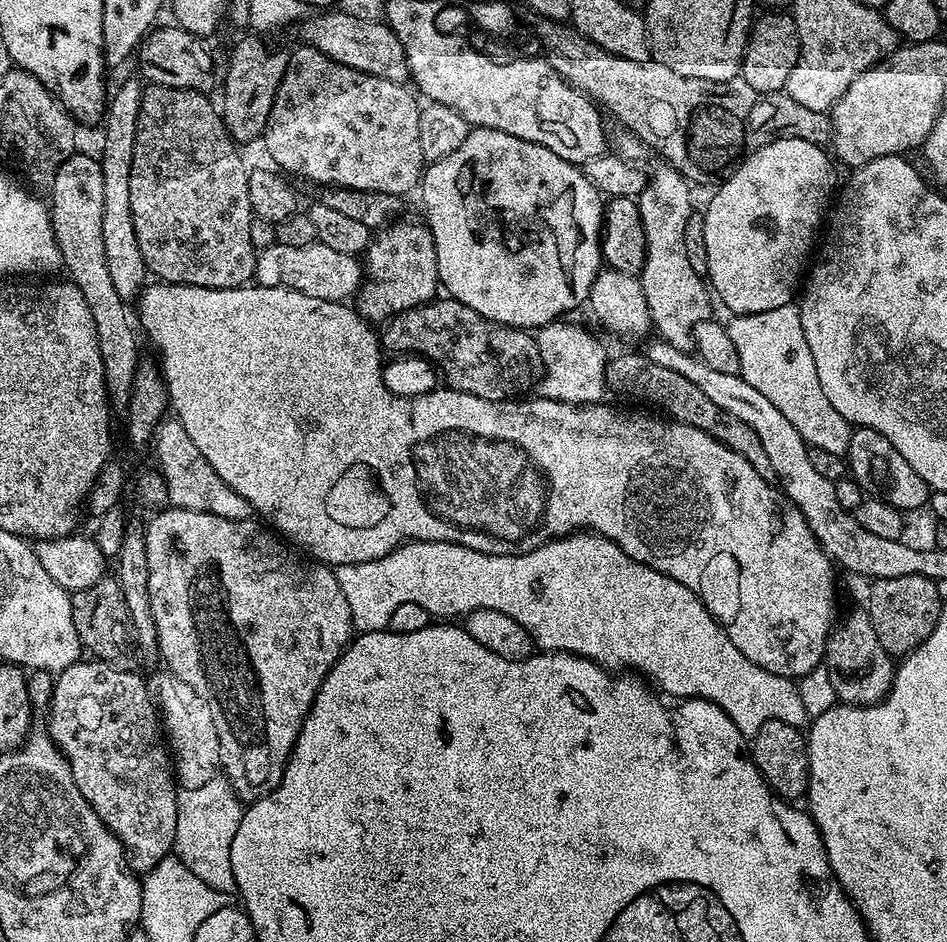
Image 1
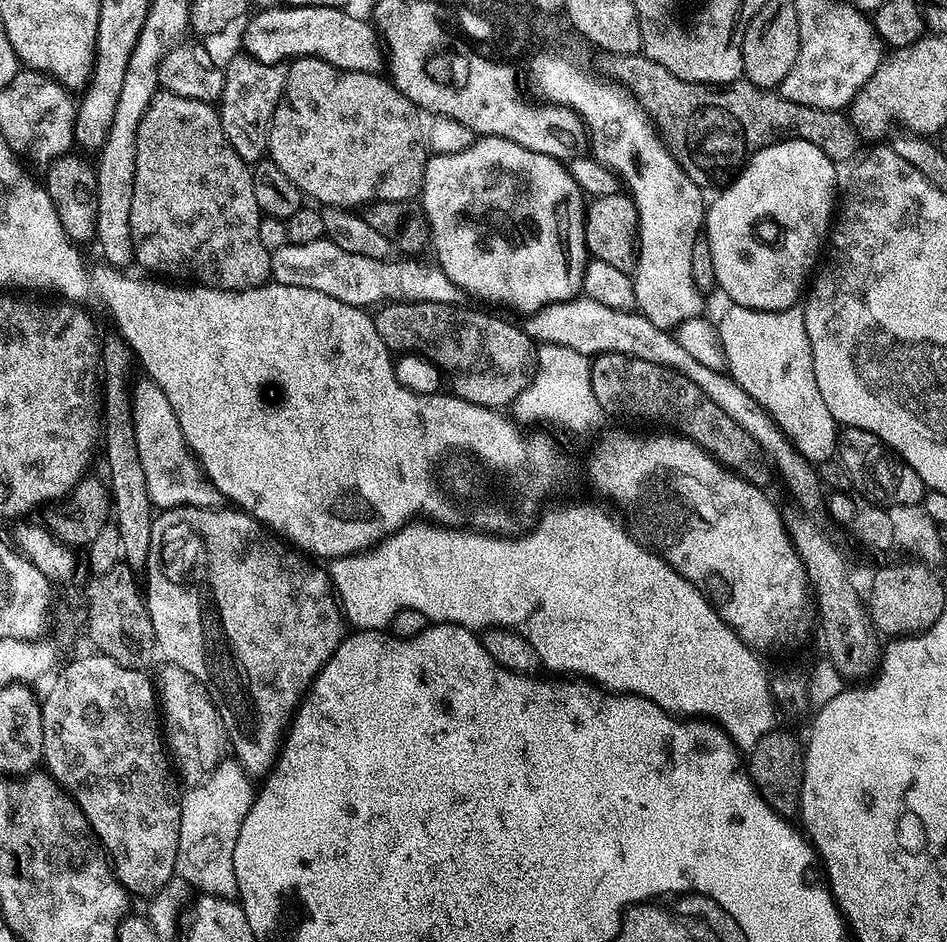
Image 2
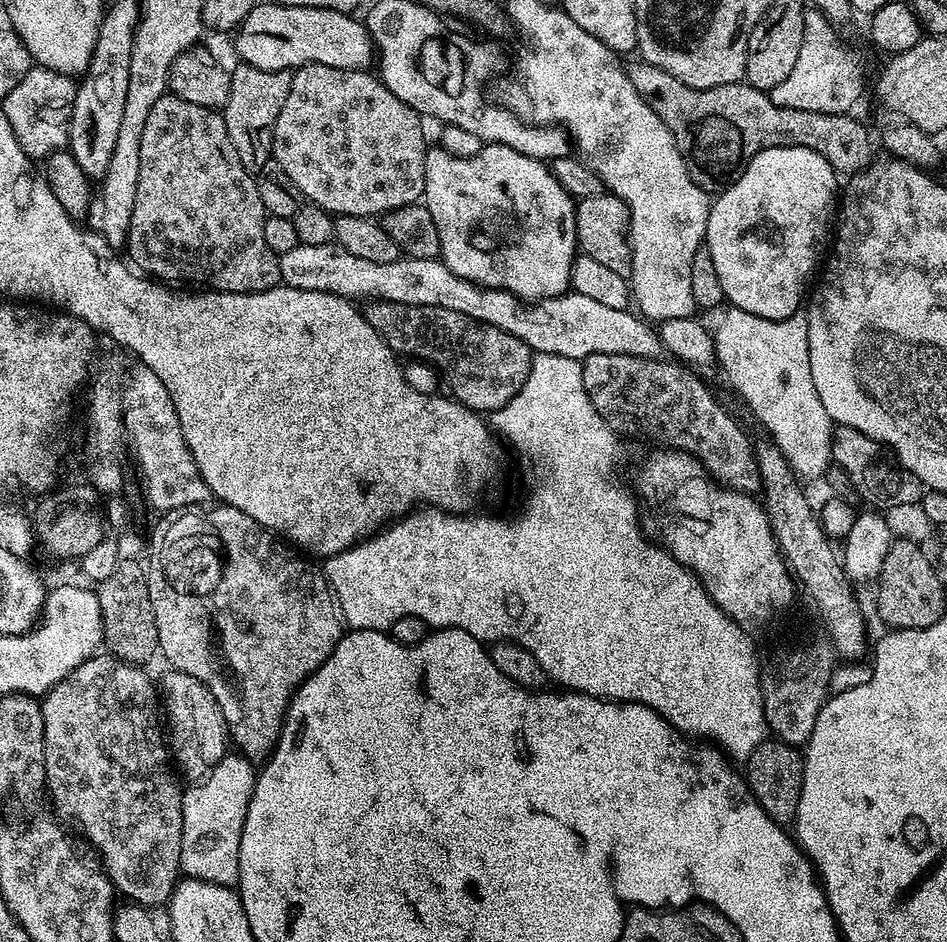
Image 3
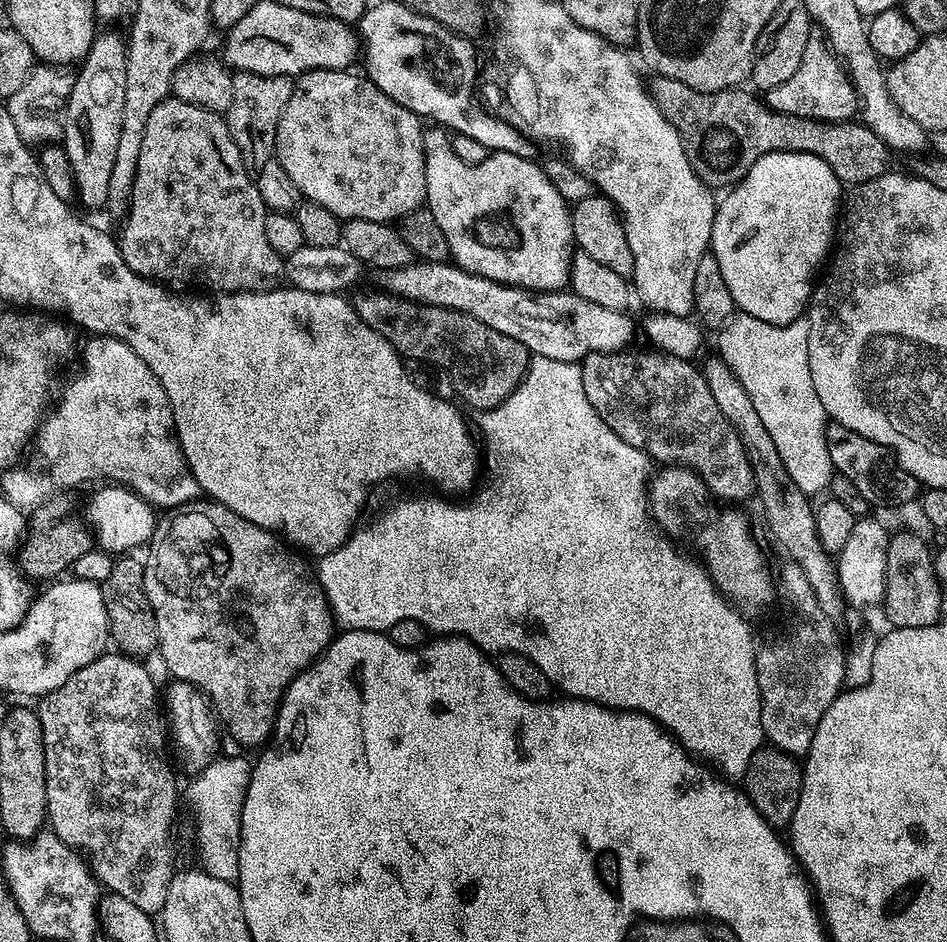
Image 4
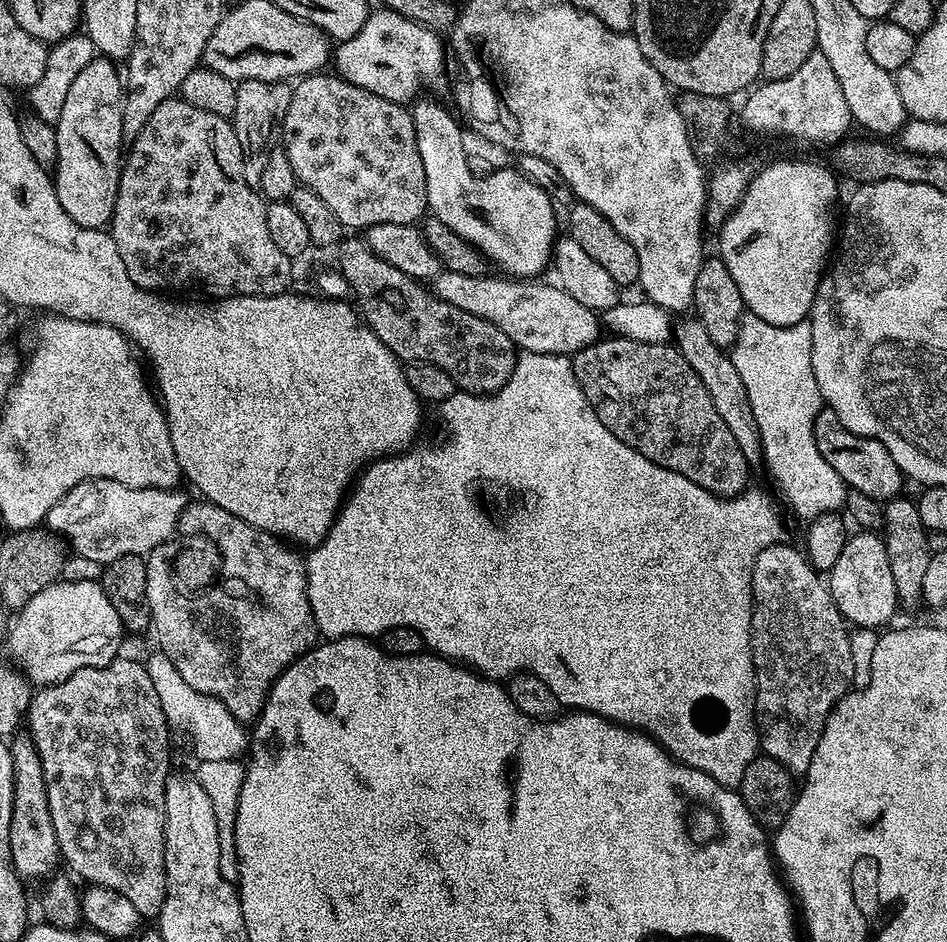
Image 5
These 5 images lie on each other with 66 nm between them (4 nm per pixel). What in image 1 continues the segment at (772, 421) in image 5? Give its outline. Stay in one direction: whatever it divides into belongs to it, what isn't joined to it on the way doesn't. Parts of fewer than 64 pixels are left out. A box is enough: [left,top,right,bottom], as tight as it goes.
[726,303,854,457]

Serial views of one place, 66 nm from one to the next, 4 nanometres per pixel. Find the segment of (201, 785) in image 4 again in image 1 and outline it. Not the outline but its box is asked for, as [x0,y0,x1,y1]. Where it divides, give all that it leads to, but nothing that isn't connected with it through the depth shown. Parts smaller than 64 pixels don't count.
[174,776,244,893]

